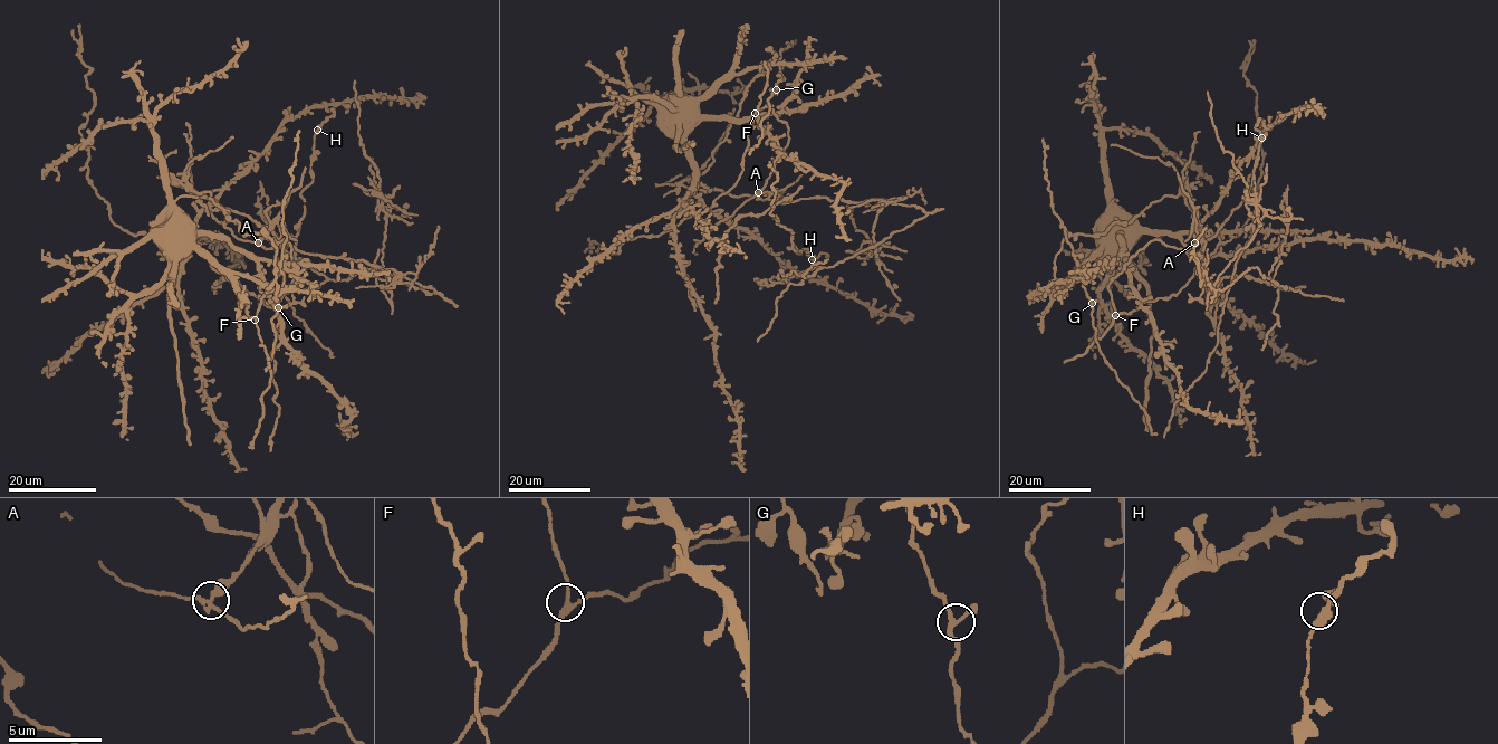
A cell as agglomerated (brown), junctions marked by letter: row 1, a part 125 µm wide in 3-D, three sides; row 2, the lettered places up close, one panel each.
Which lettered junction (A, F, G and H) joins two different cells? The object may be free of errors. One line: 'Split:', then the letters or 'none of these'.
Split: A

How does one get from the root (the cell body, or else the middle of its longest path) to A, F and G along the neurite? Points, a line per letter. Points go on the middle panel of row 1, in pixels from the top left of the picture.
A: (675, 96), (687, 101), (694, 190), (670, 230), (735, 186), (748, 130), (767, 106), (788, 143), (758, 192)
F: (675, 96), (687, 101), (687, 155), (694, 190), (670, 230), (709, 210), (735, 186), (755, 113)
G: (675, 96), (690, 97), (701, 115), (751, 118), (777, 113), (794, 88), (781, 79), (776, 89)

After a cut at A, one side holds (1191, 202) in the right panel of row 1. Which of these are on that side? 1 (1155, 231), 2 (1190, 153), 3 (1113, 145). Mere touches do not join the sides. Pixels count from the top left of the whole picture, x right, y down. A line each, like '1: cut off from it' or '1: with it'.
1: cut off from it
2: with it
3: with it

